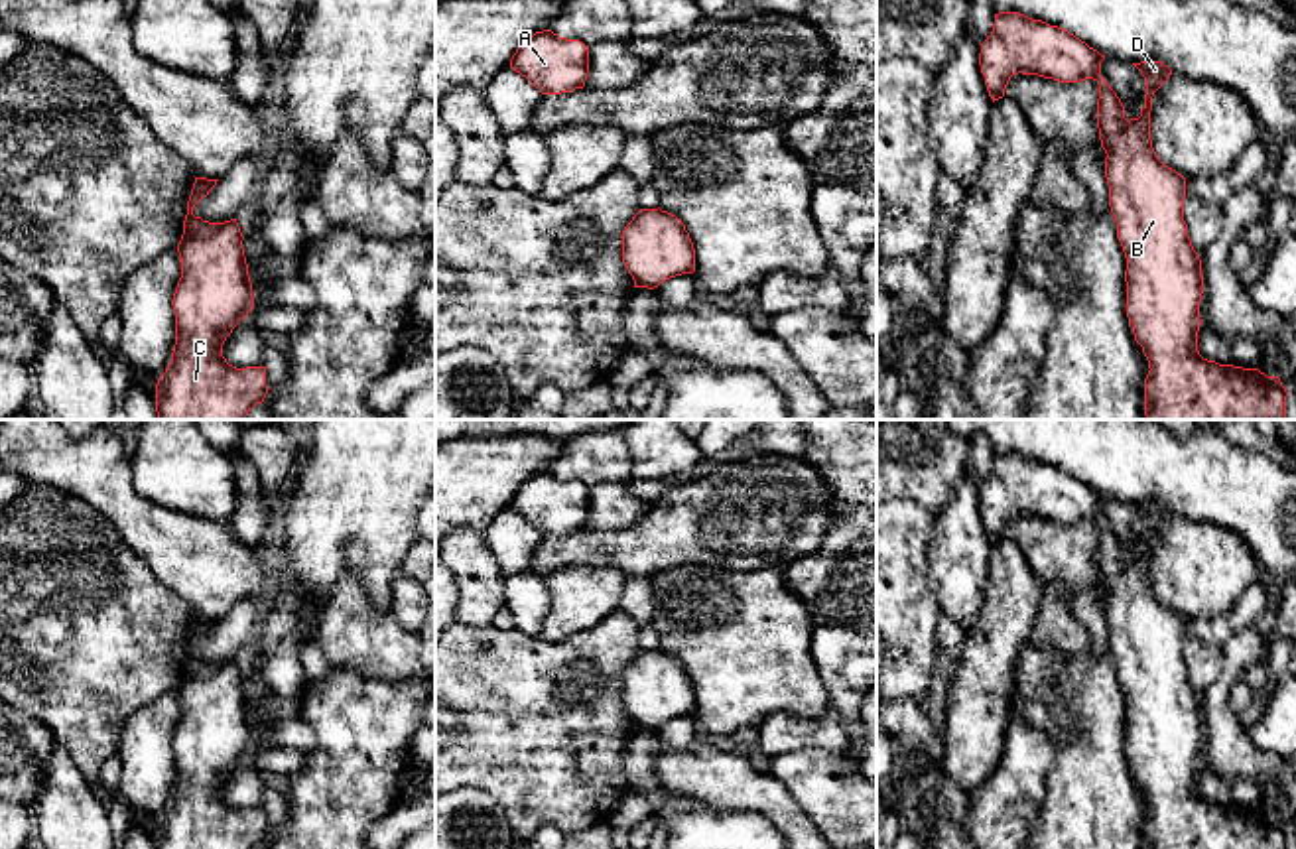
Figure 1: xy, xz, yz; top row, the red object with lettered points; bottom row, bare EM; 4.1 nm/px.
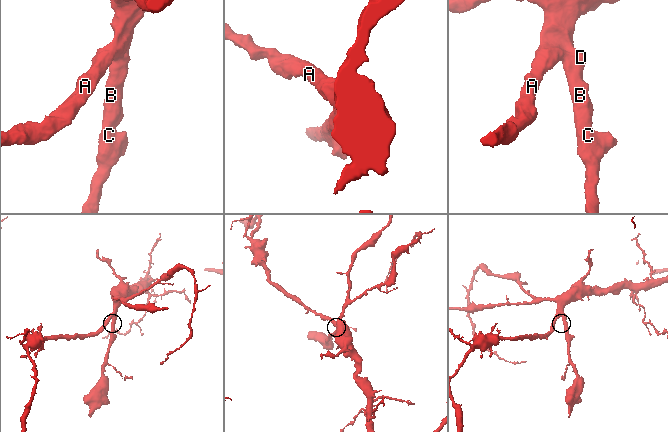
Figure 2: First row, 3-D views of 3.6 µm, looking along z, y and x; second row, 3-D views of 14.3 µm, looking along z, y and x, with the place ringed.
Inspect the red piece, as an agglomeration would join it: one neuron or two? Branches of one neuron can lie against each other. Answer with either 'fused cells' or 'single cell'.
single cell

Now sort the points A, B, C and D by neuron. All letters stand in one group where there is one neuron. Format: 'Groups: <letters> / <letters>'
Groups: A B C D

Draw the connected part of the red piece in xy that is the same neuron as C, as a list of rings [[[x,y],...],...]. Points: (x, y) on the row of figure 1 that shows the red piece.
[[[195,177],[183,234],[177,244],[181,278],[173,294],[175,345],[165,372],[156,384],[158,420],[246,420],[268,394],[266,366],[236,368],[223,357],[223,345],[254,305],[252,282],[236,219],[209,223],[193,207],[209,195],[219,179]]]

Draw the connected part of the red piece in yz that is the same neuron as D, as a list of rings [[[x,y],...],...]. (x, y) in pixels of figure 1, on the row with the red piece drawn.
[[[1018,12],[995,14],[993,32],[979,53],[993,102],[1004,97],[1010,77],[1018,73],[1060,83],[1093,79],[1099,85],[1095,118],[1107,154],[1109,207],[1127,258],[1127,317],[1150,368],[1144,378],[1146,420],[1284,420],[1288,392],[1278,376],[1266,376],[1259,368],[1219,364],[1198,351],[1203,274],[1184,221],[1186,177],[1158,160],[1150,140],[1152,97],[1170,79],[1172,69],[1160,61],[1133,63],[1144,77],[1146,95],[1140,116],[1127,120],[1121,98],[1101,75],[1103,59],[1105,55],[1068,30]]]

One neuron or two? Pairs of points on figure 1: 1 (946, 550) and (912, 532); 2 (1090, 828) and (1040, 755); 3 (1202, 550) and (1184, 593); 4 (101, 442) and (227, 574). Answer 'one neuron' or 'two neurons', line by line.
1: two neurons
2: two neurons
3: one neuron
4: one neuron

